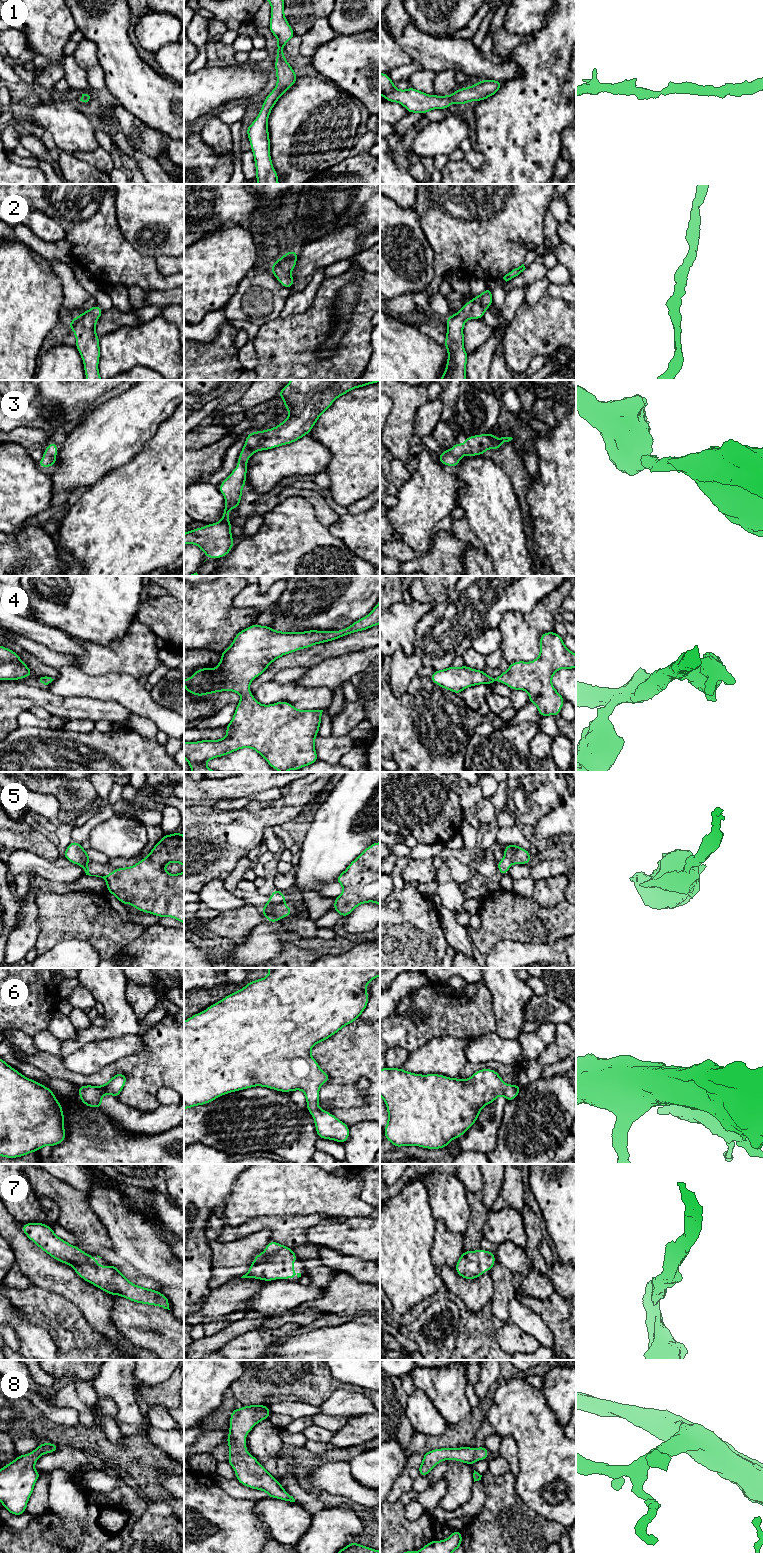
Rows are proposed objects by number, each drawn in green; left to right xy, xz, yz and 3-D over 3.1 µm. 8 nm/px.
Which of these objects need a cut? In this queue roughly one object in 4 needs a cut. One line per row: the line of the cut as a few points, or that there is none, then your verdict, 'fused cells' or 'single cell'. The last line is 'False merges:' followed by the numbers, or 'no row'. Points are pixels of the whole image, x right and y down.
1: no cut; single cell
2: no cut; single cell
3: no cut; single cell
4: no cut; single cell
5: no cut; single cell
6: no cut; single cell
7: no cut; single cell
8: no cut; single cell
False merges: no row

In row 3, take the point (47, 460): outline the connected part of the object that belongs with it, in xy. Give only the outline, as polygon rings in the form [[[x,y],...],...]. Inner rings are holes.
[[[54,441],[50,442],[48,447],[44,450],[44,455],[40,462],[38,463],[39,467],[45,468],[54,466],[56,464],[57,458],[56,453],[58,452],[58,447]]]

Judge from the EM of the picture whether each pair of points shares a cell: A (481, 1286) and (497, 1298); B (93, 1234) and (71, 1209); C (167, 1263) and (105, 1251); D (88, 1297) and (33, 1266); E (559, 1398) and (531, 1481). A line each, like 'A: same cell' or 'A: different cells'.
A: different cells
B: same cell
C: different cells
D: same cell
E: different cells

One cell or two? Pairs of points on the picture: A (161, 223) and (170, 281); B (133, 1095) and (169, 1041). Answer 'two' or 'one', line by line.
A: two
B: one

